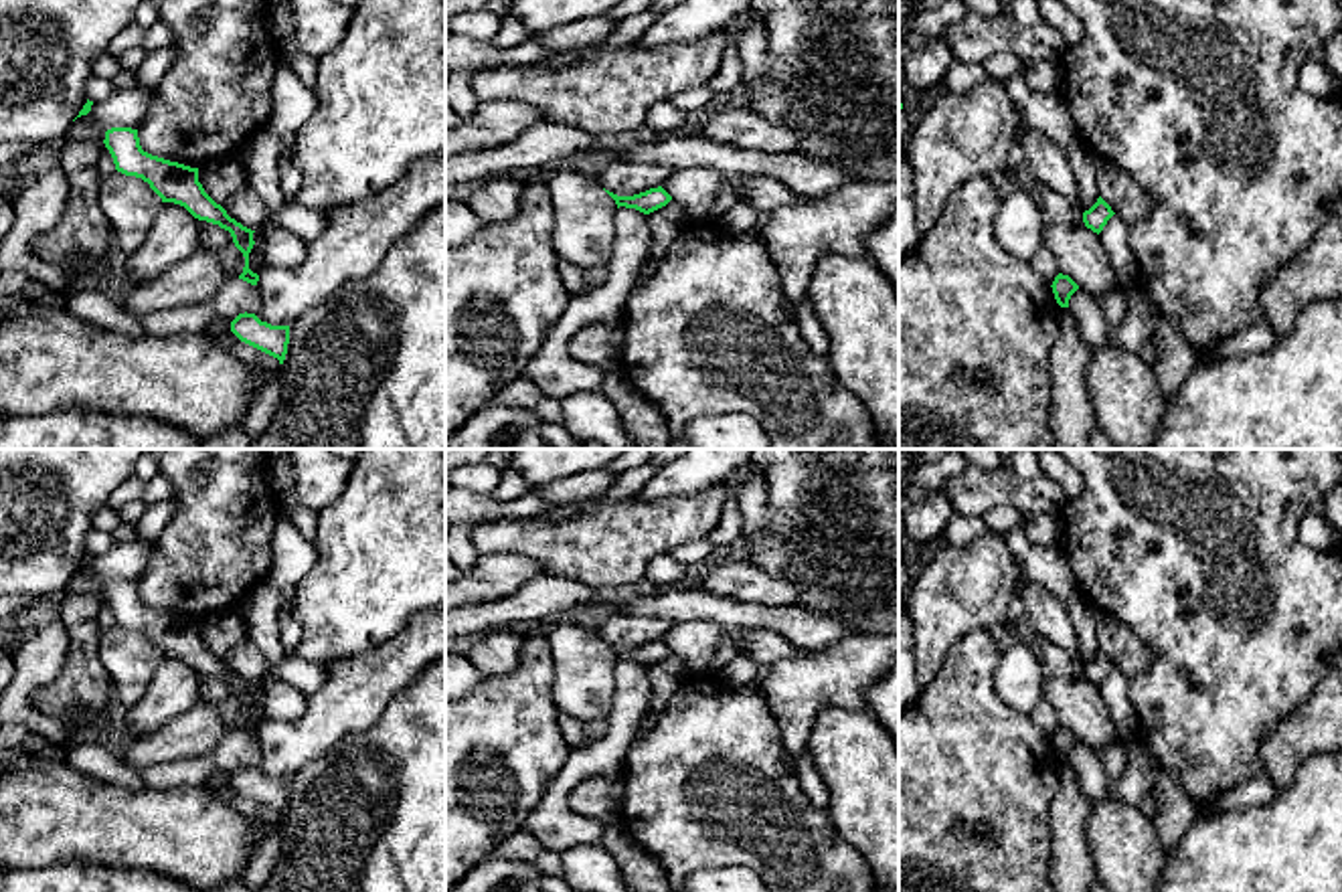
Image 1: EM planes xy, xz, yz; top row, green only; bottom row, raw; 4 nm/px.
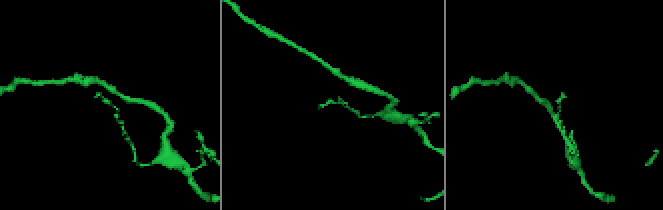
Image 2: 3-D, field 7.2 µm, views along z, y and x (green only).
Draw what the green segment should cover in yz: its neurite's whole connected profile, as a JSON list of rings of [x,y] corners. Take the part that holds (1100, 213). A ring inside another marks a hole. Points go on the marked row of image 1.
[[[1099,196],[1097,202],[1083,212],[1083,222],[1099,235],[1113,214],[1111,206]]]

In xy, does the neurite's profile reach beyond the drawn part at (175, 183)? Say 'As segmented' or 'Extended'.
As segmented

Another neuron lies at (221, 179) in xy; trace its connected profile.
[[[213,160],[198,168],[198,182],[204,192],[217,202],[225,204],[245,184],[245,168],[235,160]]]

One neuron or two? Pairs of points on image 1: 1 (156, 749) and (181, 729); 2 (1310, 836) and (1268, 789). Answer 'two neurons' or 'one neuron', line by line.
1: one neuron
2: two neurons

